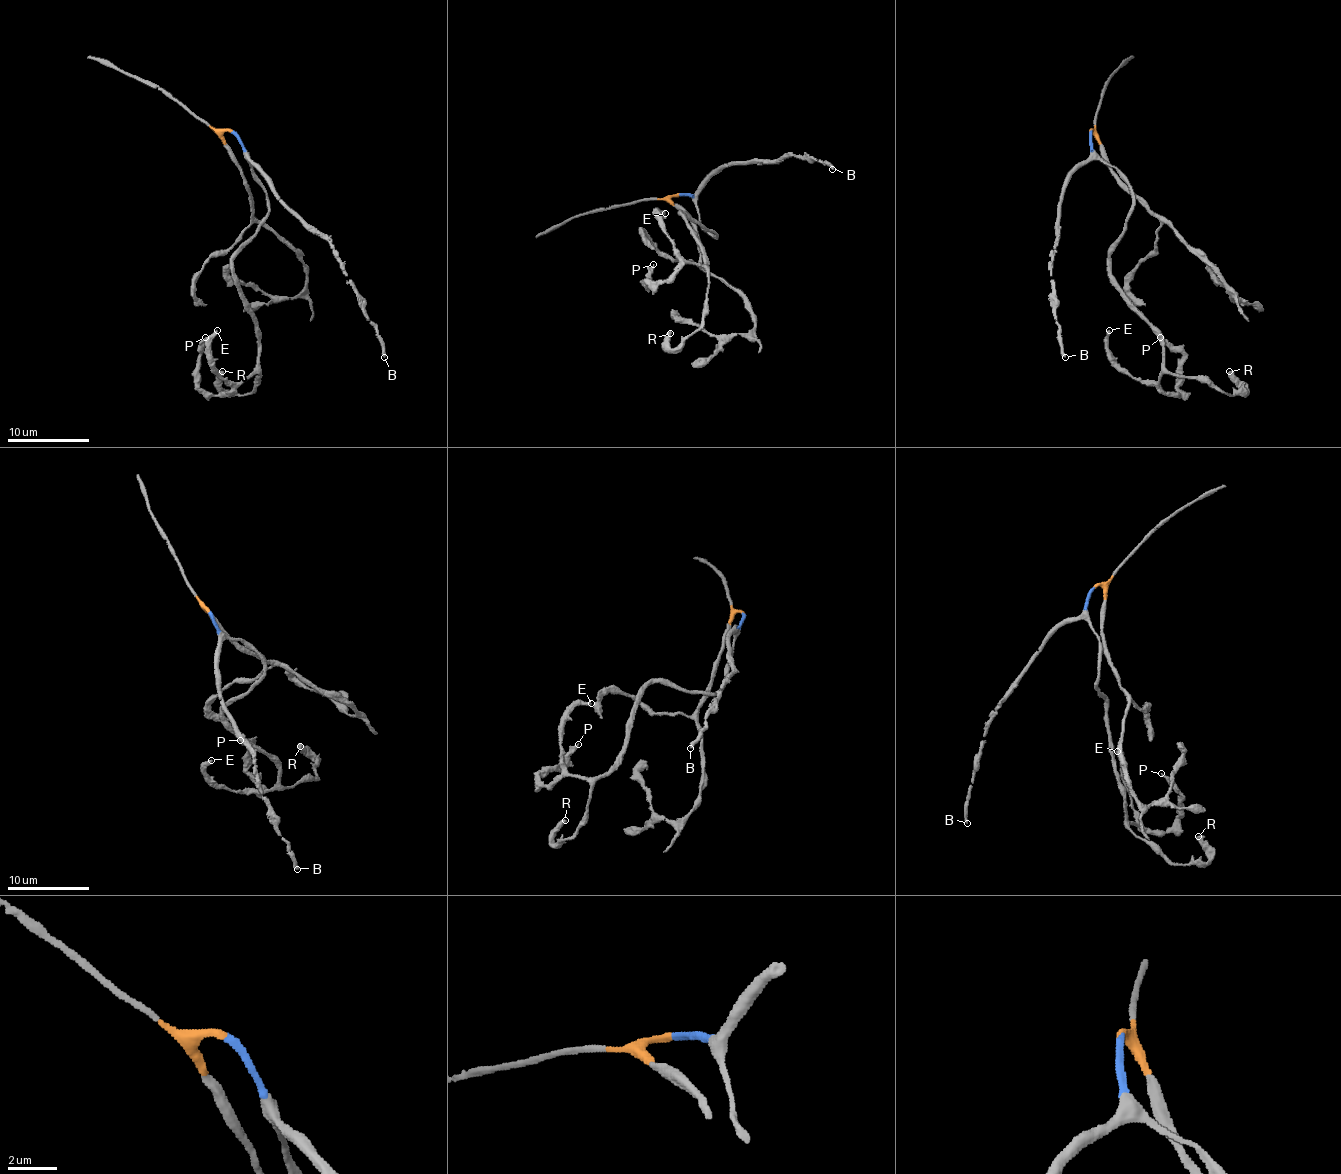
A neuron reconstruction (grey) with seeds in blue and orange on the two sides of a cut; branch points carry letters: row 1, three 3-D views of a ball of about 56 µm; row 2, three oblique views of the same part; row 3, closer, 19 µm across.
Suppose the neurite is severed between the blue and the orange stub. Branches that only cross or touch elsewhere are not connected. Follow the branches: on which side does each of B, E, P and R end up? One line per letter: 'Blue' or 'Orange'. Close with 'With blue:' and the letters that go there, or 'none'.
B: Blue
E: Blue
P: Blue
R: Blue
With blue: B, E, P, R

